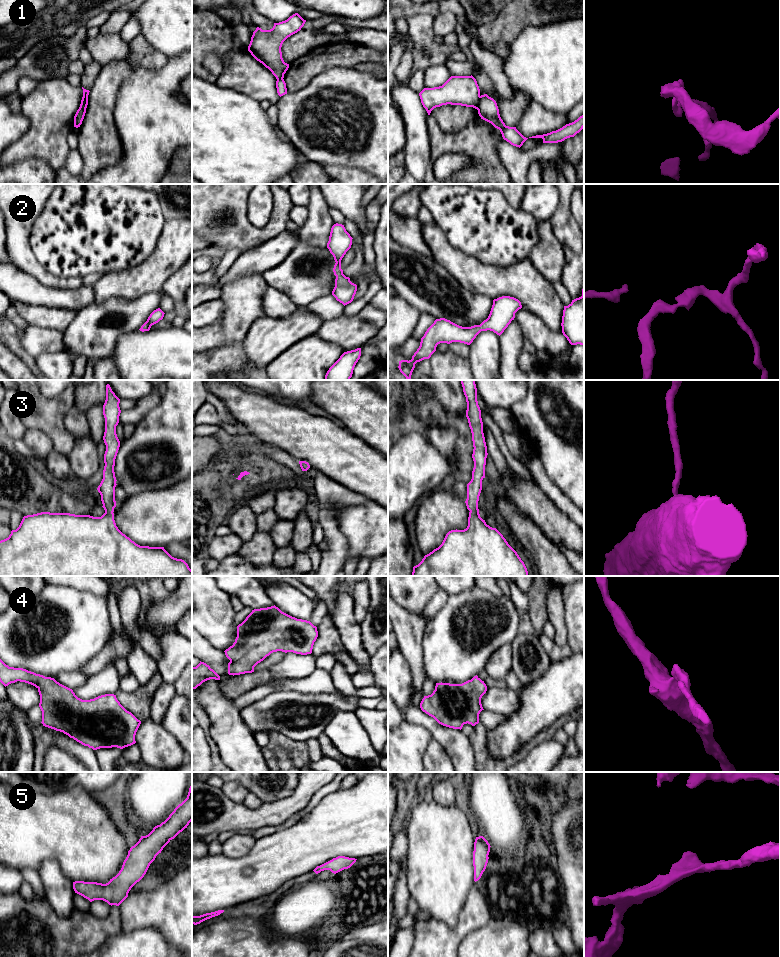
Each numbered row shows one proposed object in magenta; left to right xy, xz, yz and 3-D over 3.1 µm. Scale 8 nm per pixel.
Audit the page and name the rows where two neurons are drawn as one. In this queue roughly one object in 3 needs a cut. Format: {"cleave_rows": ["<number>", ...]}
{"cleave_rows": ["1"]}

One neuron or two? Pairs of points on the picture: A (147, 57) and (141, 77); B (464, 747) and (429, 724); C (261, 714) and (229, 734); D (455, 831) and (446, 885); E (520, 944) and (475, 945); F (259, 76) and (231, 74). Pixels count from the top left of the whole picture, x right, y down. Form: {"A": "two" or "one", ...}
{"A": "two", "B": "one", "C": "two", "D": "one", "E": "one", "F": "one"}

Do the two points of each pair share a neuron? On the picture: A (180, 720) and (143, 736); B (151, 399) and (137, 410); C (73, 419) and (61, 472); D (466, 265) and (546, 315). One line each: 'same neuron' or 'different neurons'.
A: different neurons
B: same neuron
C: same neuron
D: same neuron

